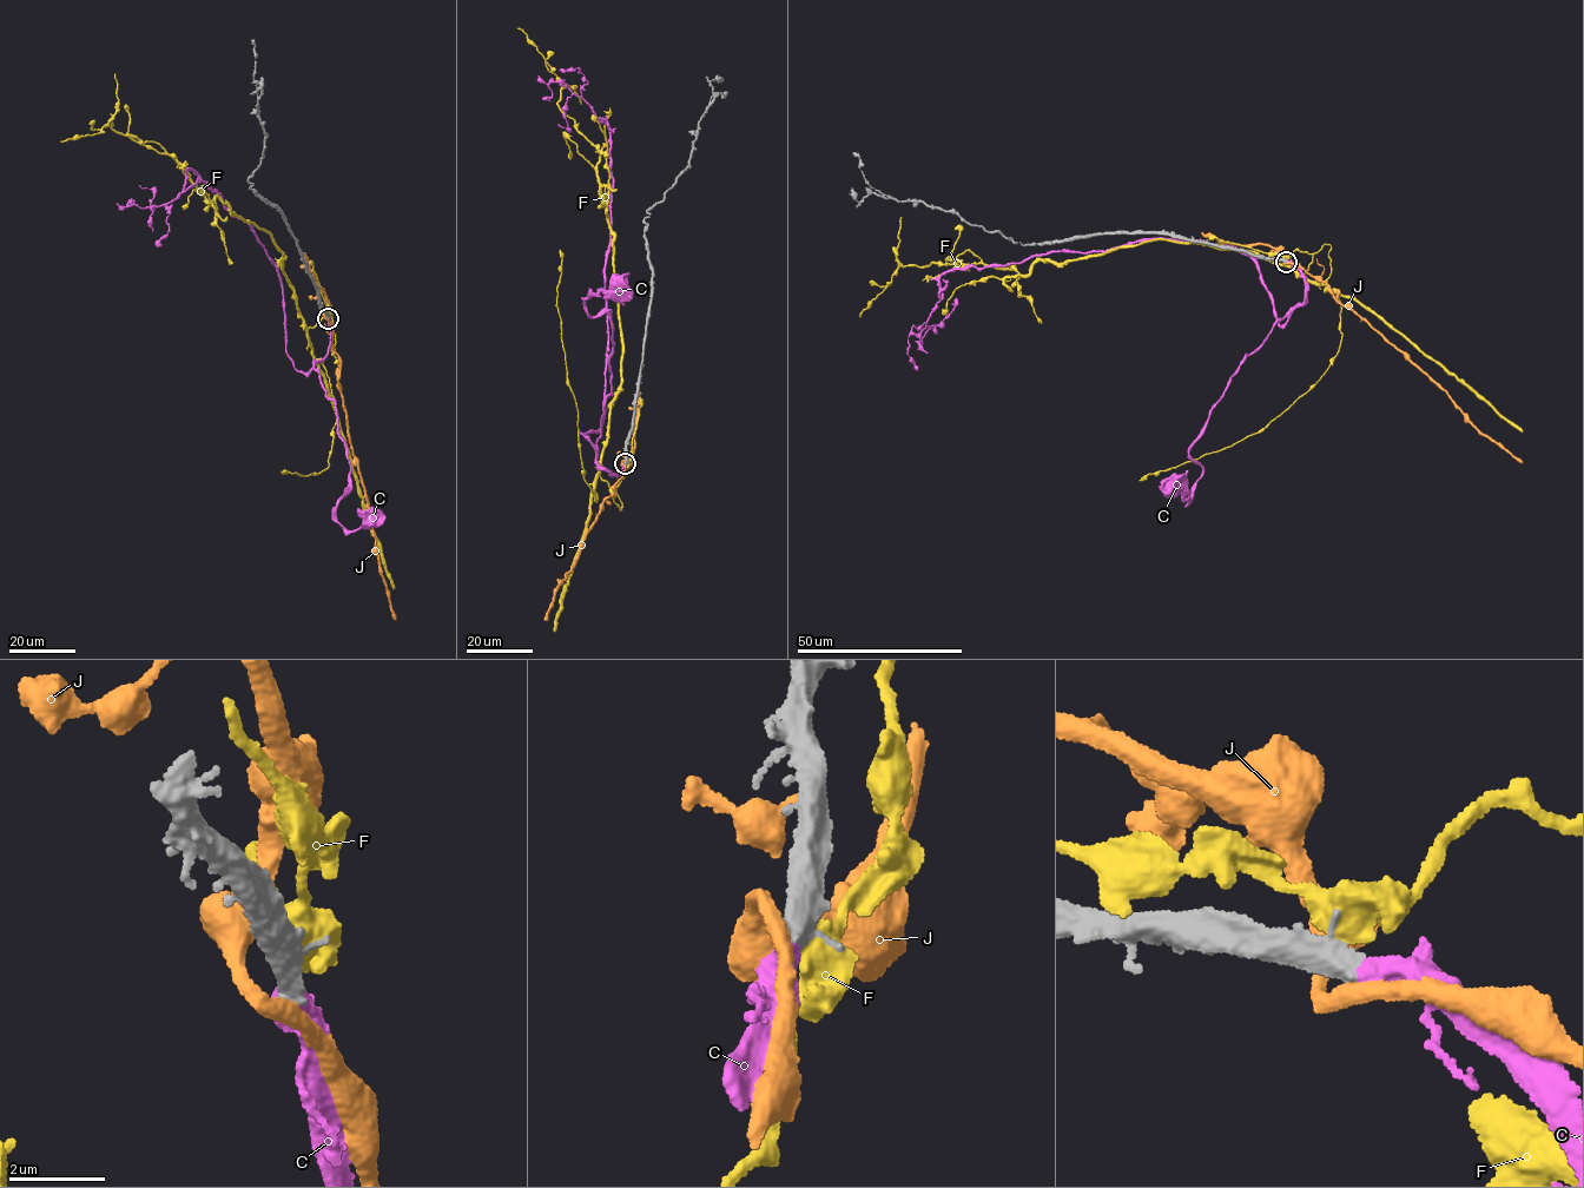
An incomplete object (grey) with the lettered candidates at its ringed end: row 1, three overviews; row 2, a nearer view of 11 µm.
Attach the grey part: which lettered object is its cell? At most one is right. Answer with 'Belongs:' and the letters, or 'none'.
Belongs: C

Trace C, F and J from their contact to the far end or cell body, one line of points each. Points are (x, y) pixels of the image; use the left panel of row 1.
C: (327, 317), (328, 355), (314, 368), (336, 408), (351, 468), (336, 521), (354, 530), (369, 517)
F: (328, 316), (305, 327), (269, 233), (217, 197), (211, 205), (171, 156), (110, 120), (61, 142)
J: (328, 318), (334, 334), (332, 342), (340, 373), (338, 383), (352, 455), (395, 620)

